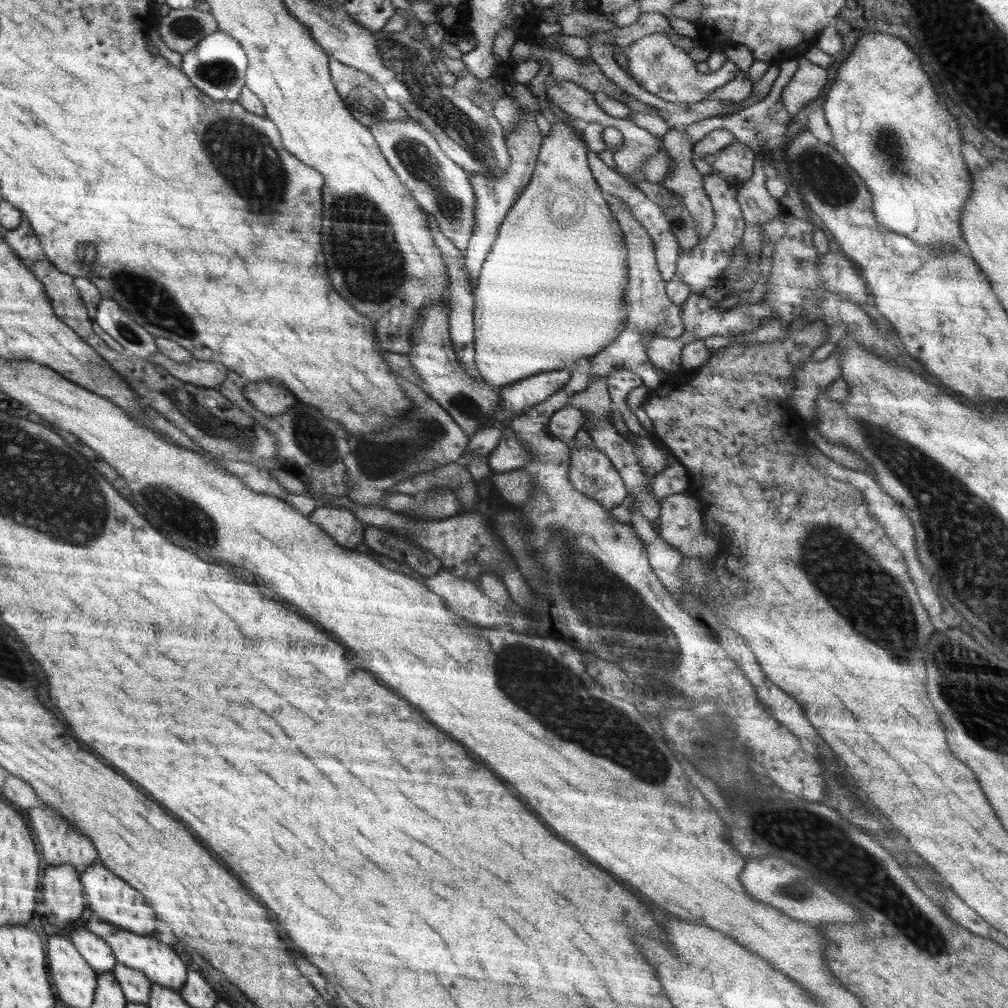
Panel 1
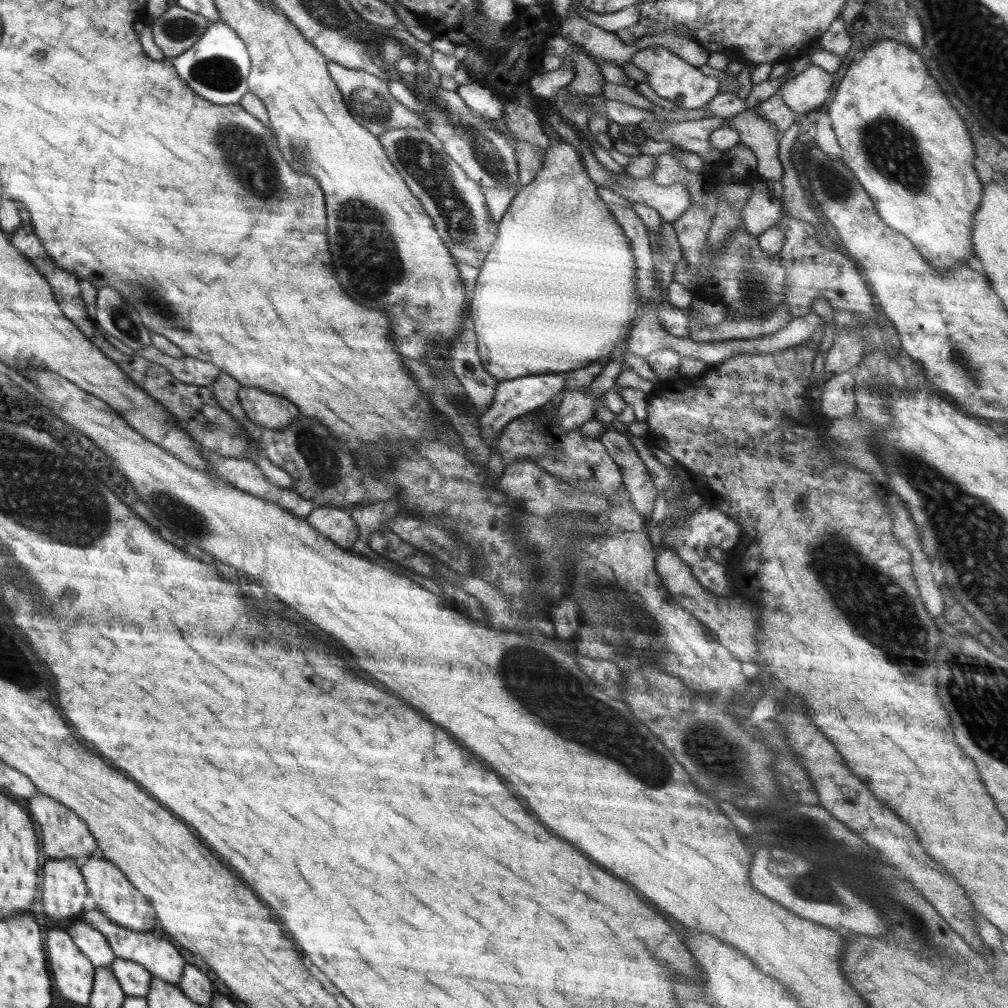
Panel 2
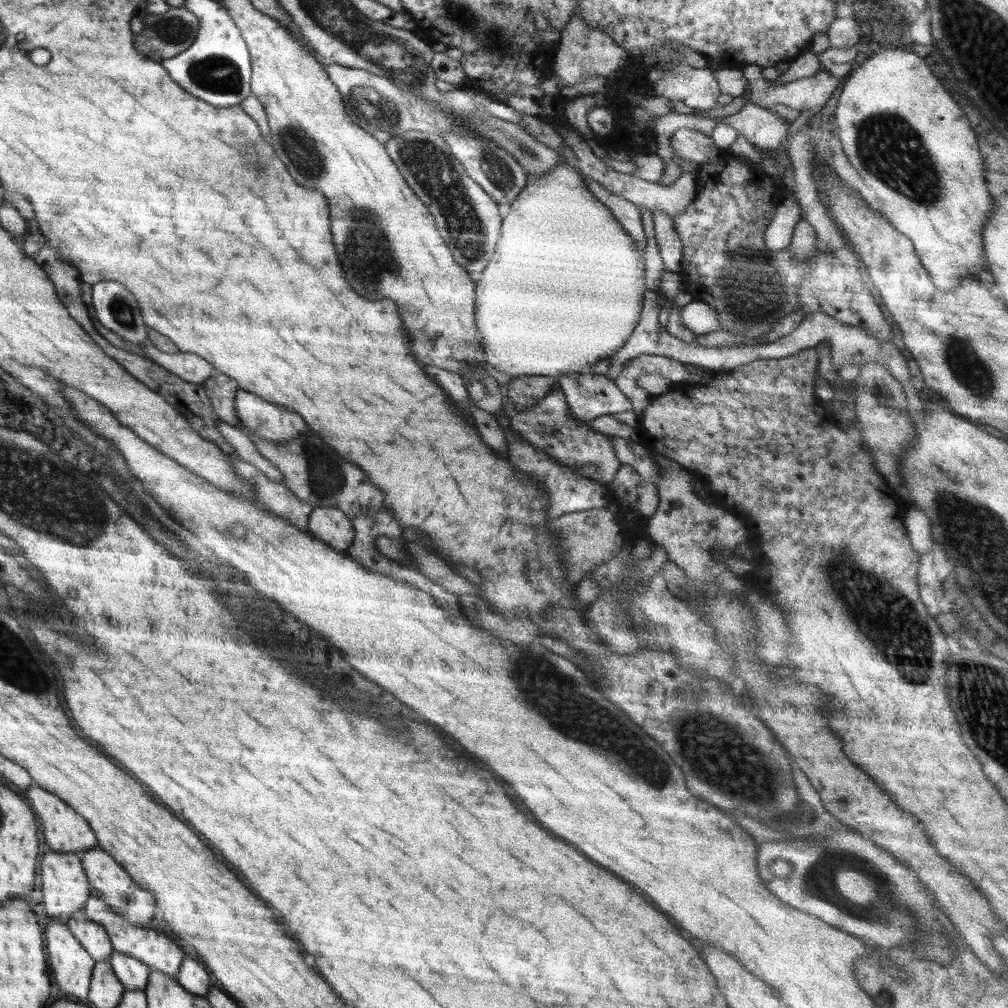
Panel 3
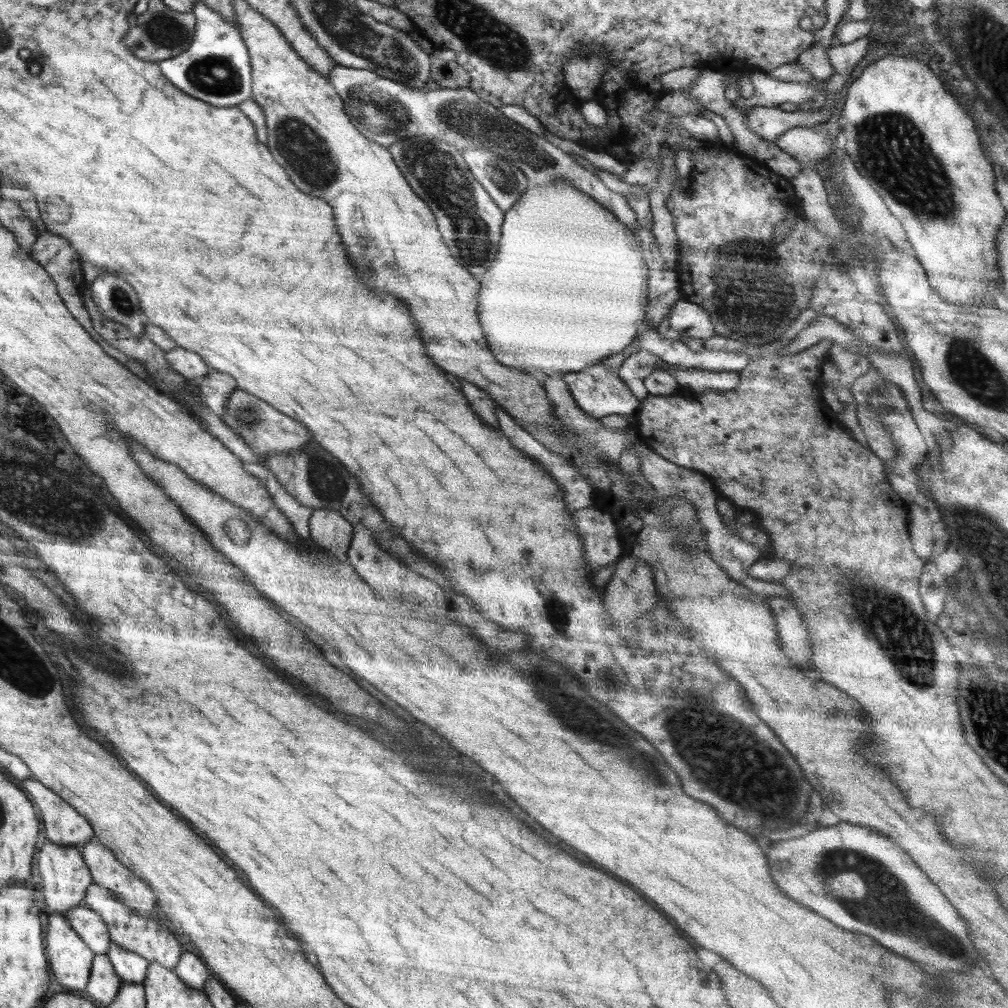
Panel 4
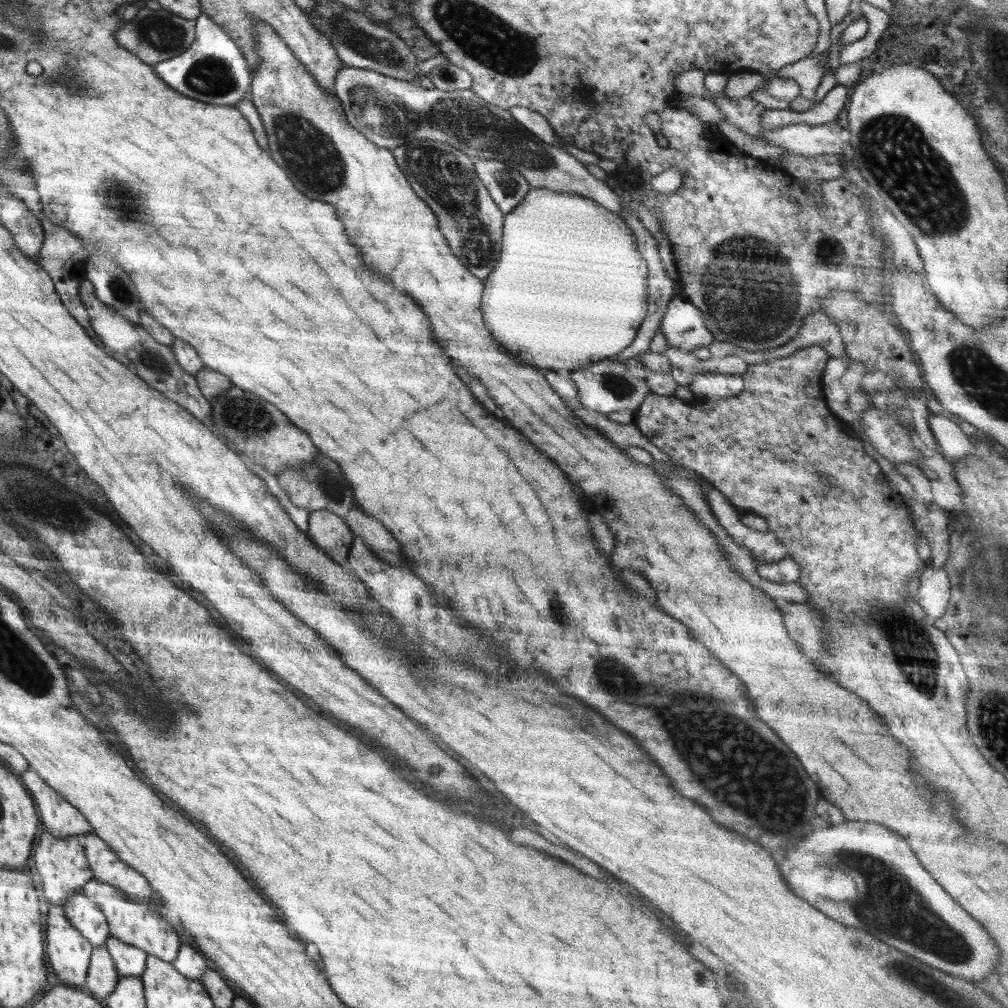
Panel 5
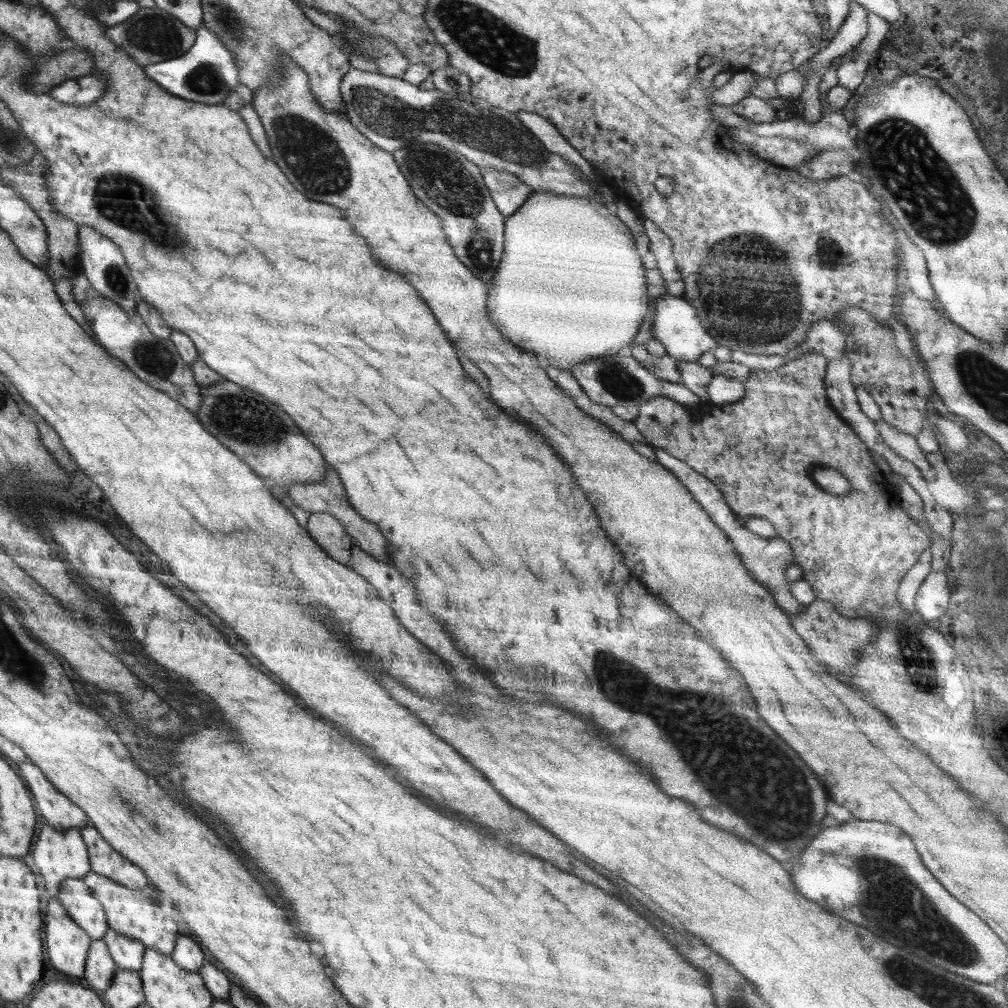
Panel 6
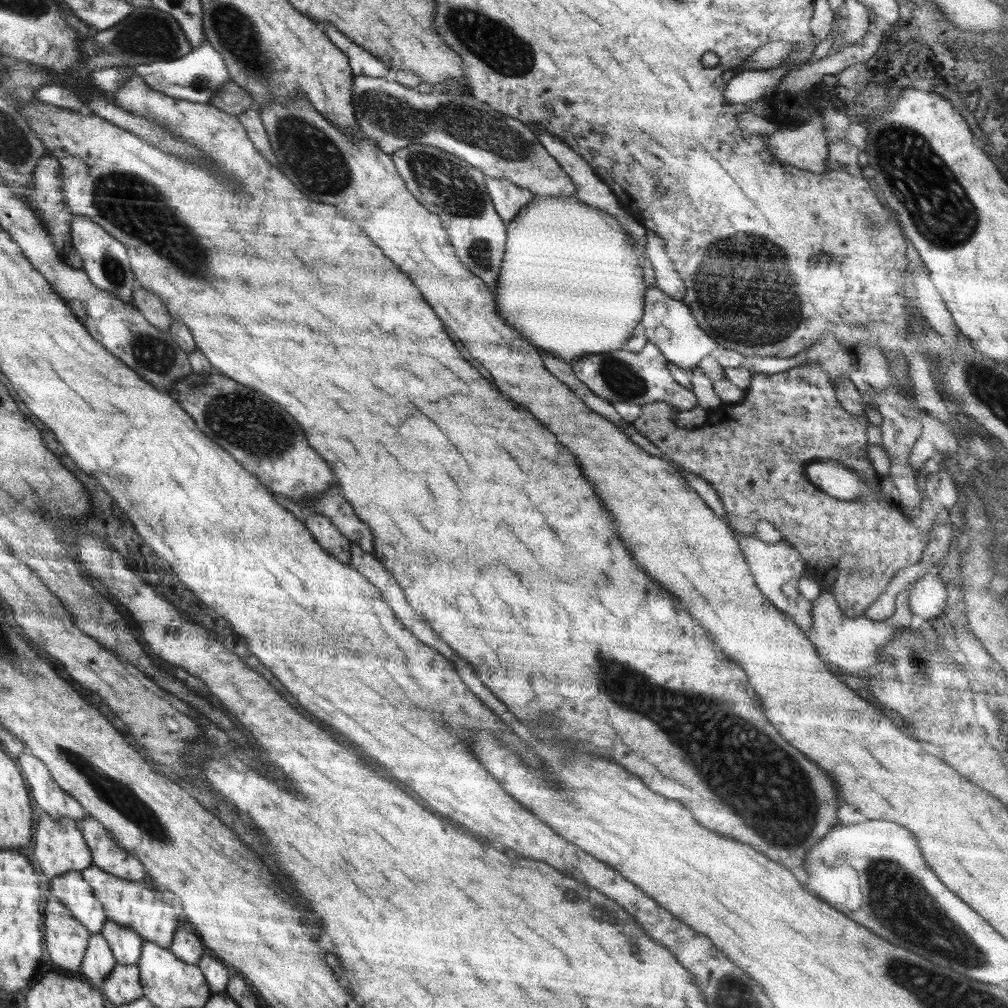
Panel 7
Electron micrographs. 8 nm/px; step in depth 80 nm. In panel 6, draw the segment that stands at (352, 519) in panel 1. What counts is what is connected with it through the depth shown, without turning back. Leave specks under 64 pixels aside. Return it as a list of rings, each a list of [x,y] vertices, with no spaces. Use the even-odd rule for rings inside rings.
[[[327,512],[311,513],[306,529],[328,556],[348,566],[354,540],[335,516]]]

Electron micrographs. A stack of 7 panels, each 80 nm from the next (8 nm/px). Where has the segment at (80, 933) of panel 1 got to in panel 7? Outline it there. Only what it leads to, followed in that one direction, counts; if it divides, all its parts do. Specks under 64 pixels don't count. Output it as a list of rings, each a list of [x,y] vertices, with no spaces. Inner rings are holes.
[[[68,871],[55,876],[46,890],[71,909],[73,916],[76,916],[91,934],[101,932],[103,924],[108,919],[107,914],[81,873]]]

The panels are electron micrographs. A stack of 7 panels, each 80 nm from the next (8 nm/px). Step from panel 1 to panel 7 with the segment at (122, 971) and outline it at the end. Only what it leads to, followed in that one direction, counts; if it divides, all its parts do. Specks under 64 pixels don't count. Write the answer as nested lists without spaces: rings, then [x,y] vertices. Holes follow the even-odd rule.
[[[108,918],[100,933],[107,940],[117,964],[137,966],[137,960],[140,958],[144,942],[137,932]]]

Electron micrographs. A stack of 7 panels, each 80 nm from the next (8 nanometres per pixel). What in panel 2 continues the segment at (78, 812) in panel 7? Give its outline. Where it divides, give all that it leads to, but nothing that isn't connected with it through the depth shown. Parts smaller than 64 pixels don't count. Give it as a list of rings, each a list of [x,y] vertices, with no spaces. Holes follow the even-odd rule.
[[[40,792],[34,798],[28,799],[26,804],[31,809],[36,825],[40,827],[41,843],[48,859],[80,858],[84,861],[92,854],[98,854],[98,842],[95,840],[94,834],[86,822],[67,805],[60,804],[60,801]]]

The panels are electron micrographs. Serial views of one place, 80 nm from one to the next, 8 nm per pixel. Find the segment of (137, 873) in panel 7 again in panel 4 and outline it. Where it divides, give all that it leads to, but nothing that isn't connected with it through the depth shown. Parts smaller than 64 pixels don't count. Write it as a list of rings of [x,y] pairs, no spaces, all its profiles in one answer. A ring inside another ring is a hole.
[[[92,838],[90,842],[80,846],[83,848],[83,859],[86,861],[87,867],[91,869],[91,875],[94,877],[96,885],[107,888],[120,904],[127,905],[133,911],[140,912],[140,915],[152,915],[151,911],[158,901],[155,897],[155,891],[147,881],[136,876],[111,849],[106,848],[96,838]]]

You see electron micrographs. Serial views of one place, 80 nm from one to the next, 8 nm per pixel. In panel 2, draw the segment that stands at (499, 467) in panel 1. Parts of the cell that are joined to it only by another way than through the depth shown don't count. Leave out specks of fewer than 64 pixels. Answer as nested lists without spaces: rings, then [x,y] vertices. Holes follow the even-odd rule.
[[[548,401],[541,406],[542,411],[546,411],[541,414],[542,418],[539,417],[539,412],[531,411],[504,427],[496,441],[503,463],[533,460],[544,470],[560,477],[564,482],[569,482],[574,488],[604,497],[609,502],[614,493],[624,491],[621,468],[611,459],[598,439],[586,438],[579,434],[578,429],[562,434],[554,422],[557,408],[551,404],[553,402]]]

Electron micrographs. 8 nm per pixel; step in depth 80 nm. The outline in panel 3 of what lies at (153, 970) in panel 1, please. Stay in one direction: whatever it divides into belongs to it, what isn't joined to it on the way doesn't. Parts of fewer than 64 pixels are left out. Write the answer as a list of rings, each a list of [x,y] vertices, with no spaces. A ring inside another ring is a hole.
[[[92,892],[90,899],[87,900],[87,907],[83,909],[88,918],[104,927],[116,952],[136,957],[138,960],[144,962],[144,964],[147,964],[150,969],[159,970],[168,976],[176,977],[178,975],[179,968],[182,966],[185,956],[167,935],[158,934],[156,930],[151,929],[150,925],[137,925],[125,919],[104,899],[101,899],[96,892]]]

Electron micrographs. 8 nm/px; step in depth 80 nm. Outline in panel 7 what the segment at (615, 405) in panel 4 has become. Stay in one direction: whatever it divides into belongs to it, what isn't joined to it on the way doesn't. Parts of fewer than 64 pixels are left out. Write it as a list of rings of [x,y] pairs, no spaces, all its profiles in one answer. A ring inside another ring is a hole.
[[[647,342],[640,352],[633,353],[624,348],[609,353],[591,354],[577,359],[572,364],[574,374],[597,397],[614,404],[623,402],[628,405],[640,405],[652,402],[671,404],[678,411],[692,410],[696,407],[696,395],[673,379],[665,356],[652,342]]]

